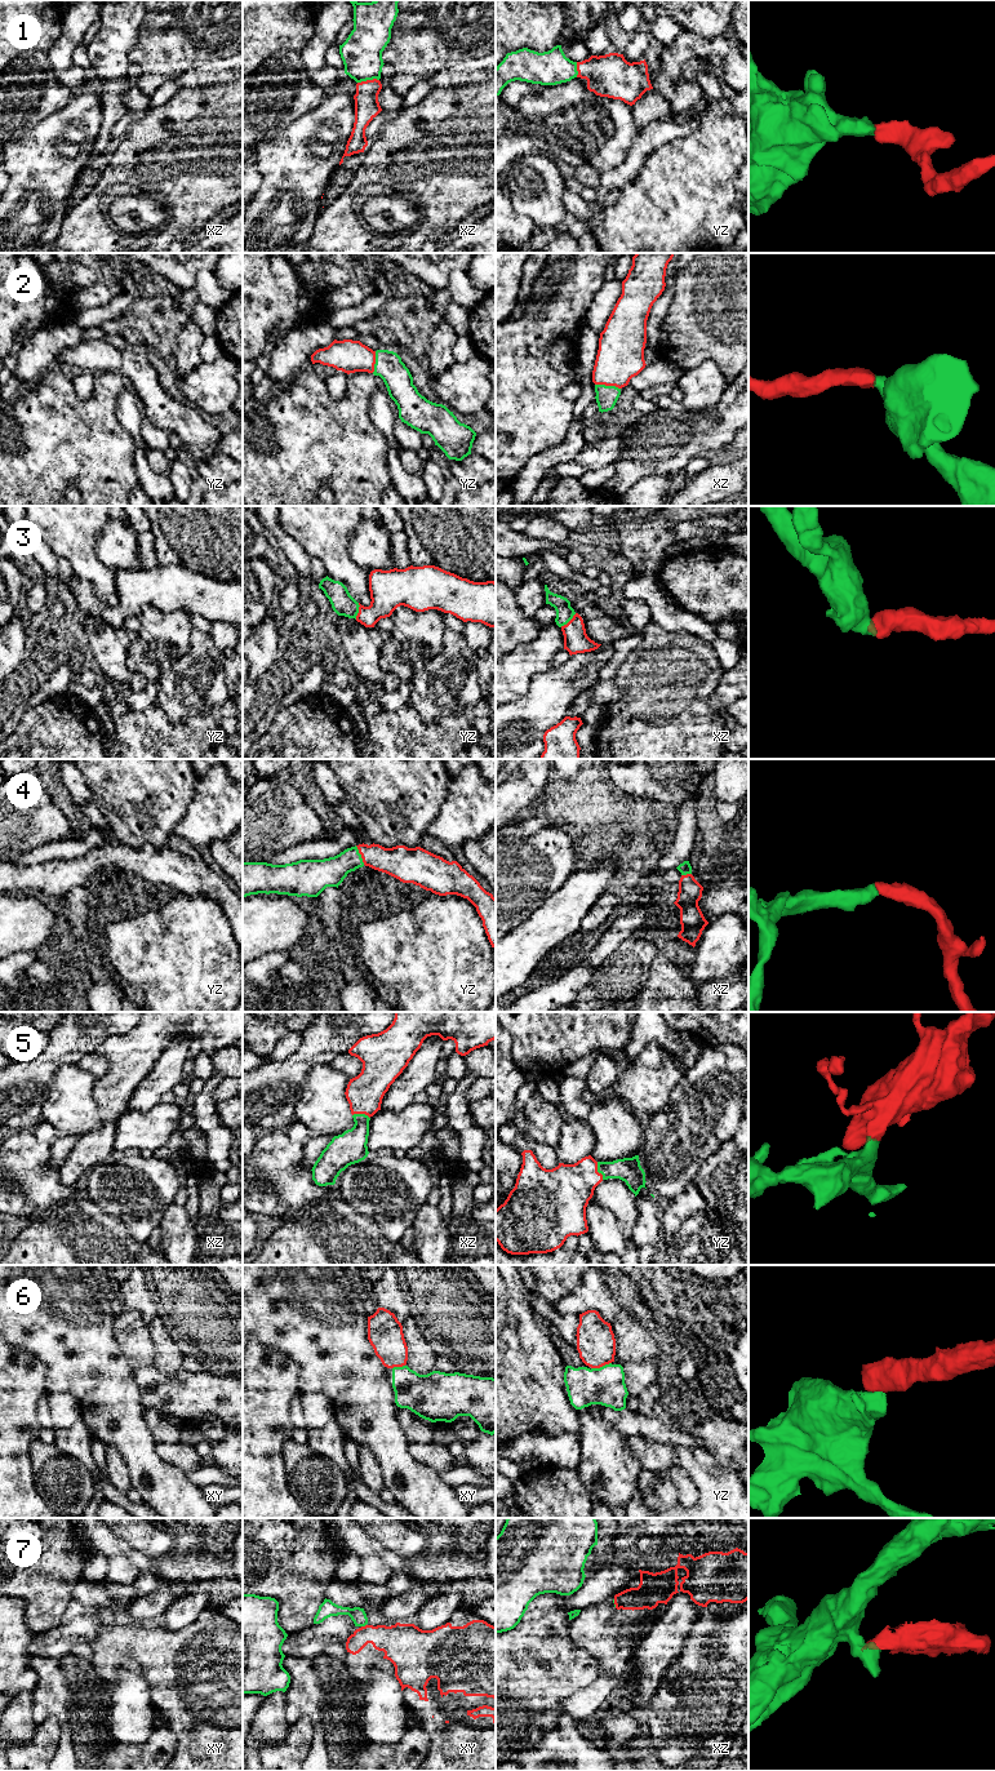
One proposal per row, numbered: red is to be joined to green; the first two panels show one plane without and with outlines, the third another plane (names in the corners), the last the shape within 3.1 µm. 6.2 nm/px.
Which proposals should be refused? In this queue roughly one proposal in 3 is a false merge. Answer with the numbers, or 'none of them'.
6, 7

